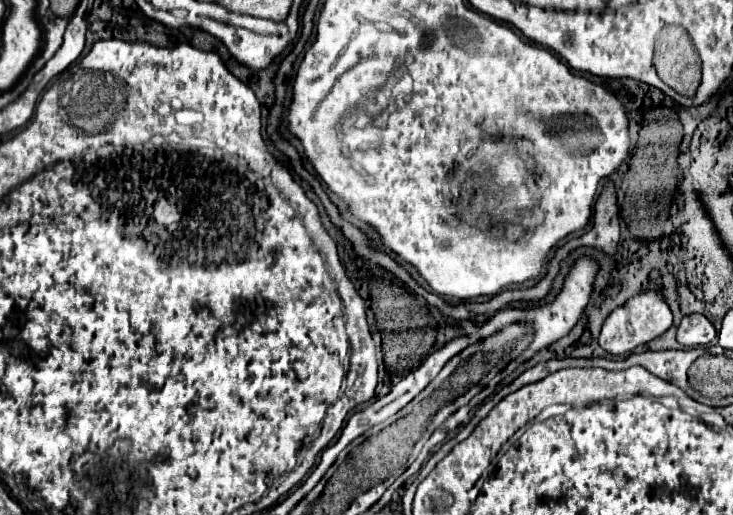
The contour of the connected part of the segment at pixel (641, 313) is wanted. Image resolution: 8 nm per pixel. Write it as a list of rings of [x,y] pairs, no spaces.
[[[646,290],[646,292],[632,296],[626,304],[622,304],[610,312],[610,316],[604,320],[604,326],[600,332],[600,346],[614,354],[626,354],[626,352],[632,352],[636,346],[646,344],[652,338],[660,336],[670,326],[672,326],[672,310],[666,304],[662,290]]]

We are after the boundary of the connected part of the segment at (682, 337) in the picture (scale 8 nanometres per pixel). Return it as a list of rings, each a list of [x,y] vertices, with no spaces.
[[[688,314],[682,318],[676,340],[682,346],[704,346],[716,336],[712,322],[704,314]]]

